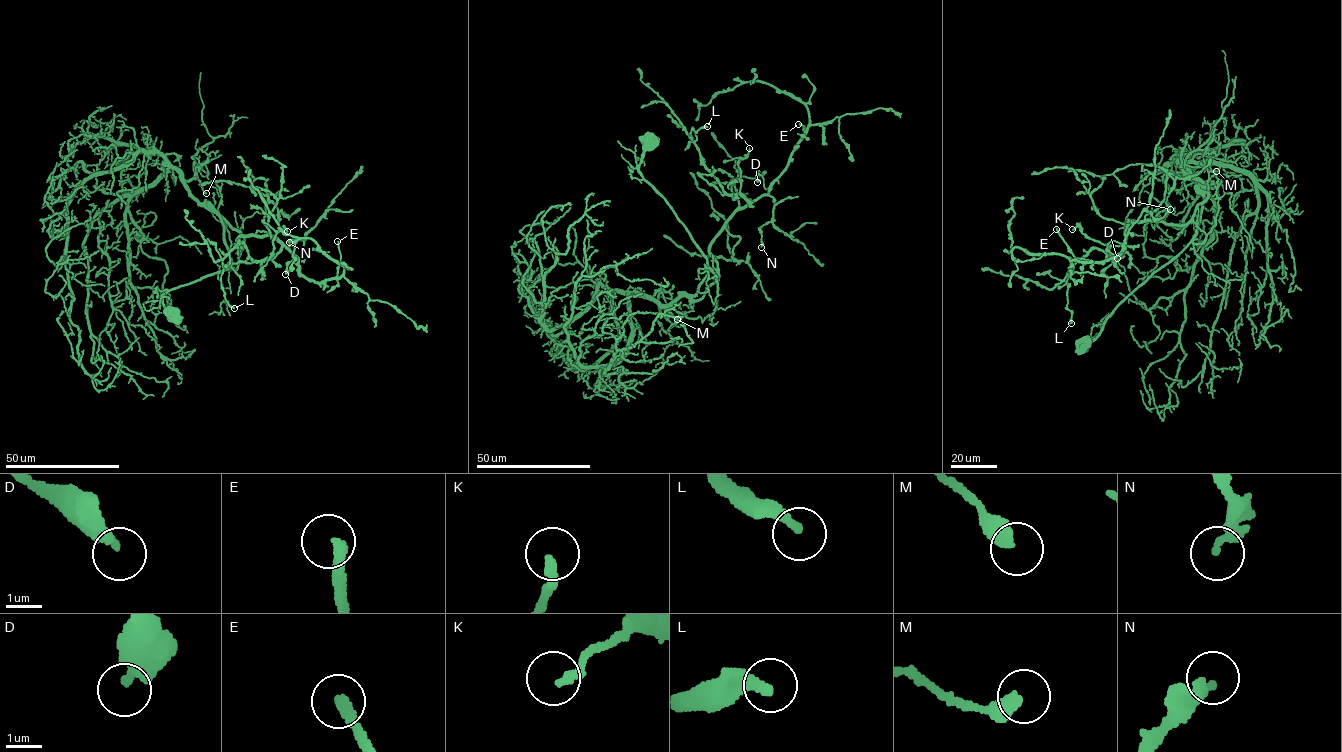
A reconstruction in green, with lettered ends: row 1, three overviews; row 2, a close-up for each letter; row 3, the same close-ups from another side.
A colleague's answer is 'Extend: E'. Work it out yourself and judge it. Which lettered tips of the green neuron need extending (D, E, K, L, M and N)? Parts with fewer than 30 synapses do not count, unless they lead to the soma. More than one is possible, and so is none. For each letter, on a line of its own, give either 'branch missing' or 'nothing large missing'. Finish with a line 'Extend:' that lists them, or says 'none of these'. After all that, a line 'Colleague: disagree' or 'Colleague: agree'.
D: nothing large missing
E: branch missing
K: nothing large missing
L: nothing large missing
M: nothing large missing
N: nothing large missing
Extend: E
Colleague: agree

